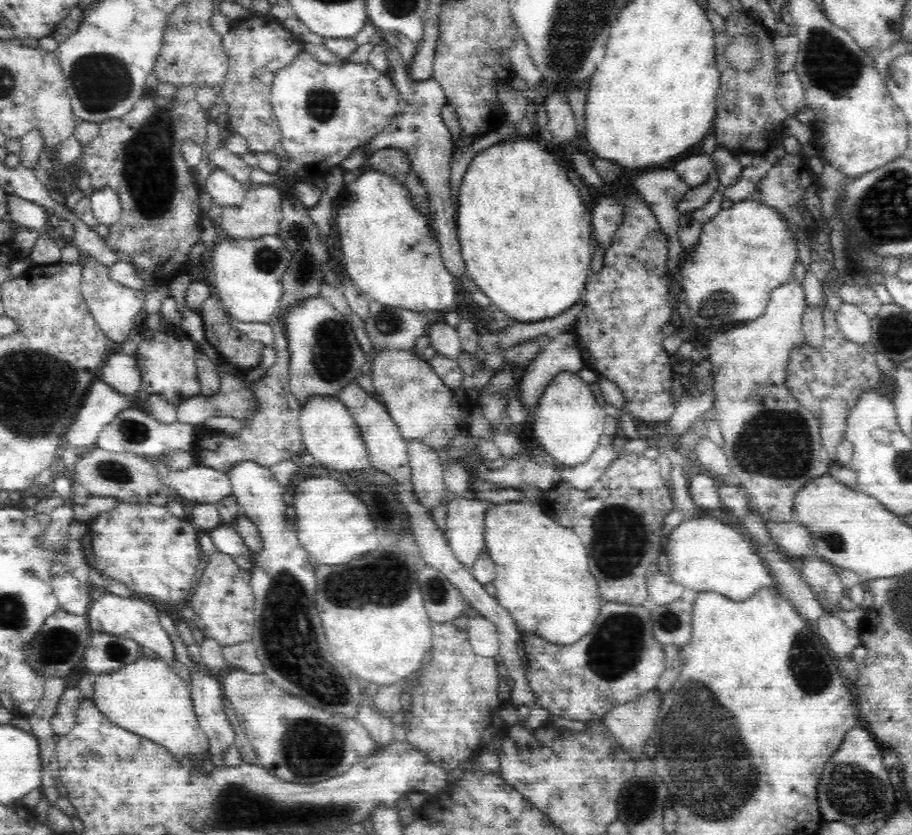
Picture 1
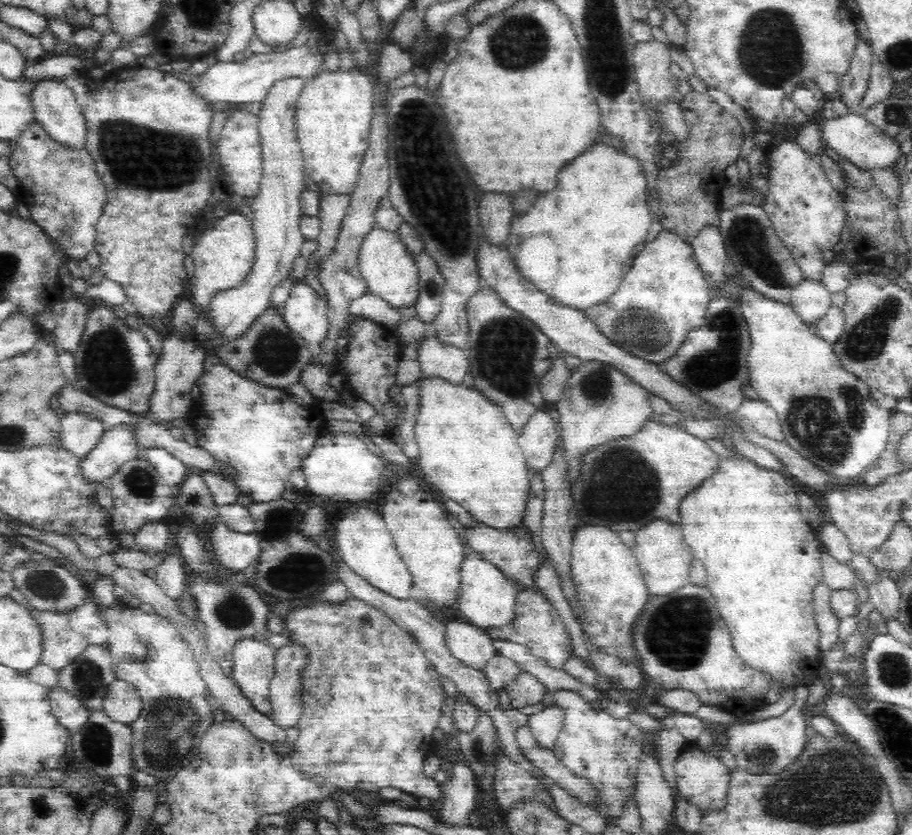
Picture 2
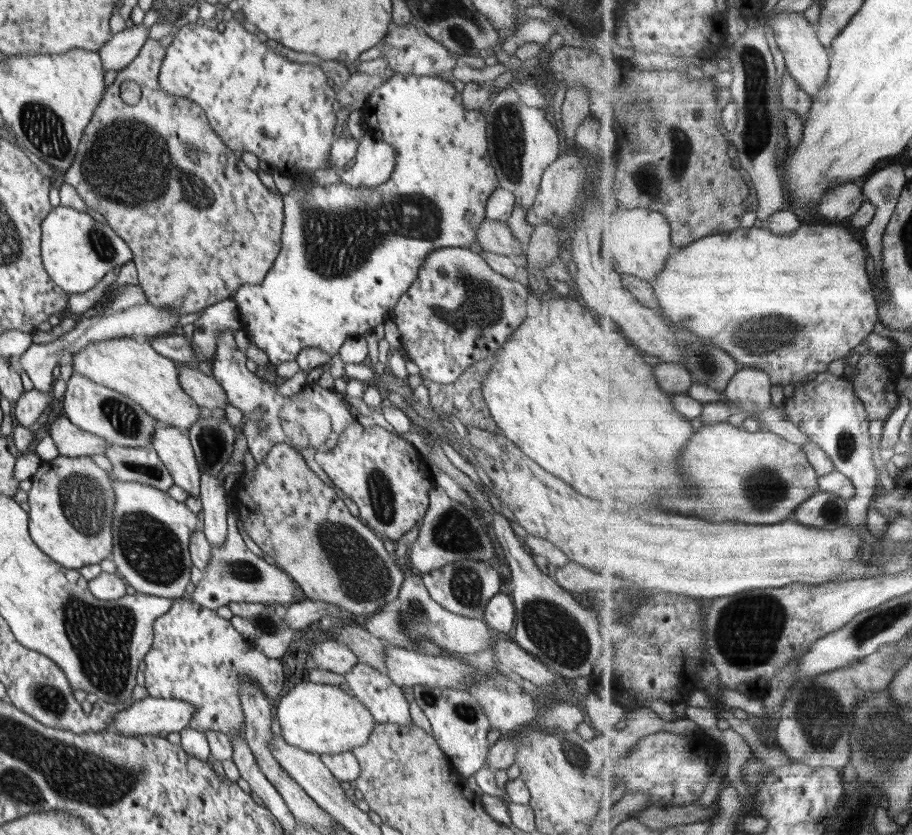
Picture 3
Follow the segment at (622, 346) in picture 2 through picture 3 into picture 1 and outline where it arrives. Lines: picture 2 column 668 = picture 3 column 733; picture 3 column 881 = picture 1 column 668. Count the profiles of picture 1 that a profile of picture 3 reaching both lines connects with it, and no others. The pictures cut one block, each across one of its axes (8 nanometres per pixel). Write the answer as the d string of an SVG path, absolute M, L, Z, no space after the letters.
M749 199L734 202L732 207L716 212L712 218L702 223L696 240L684 248L679 265L680 282L684 290L683 305L679 308L676 302L670 301L667 322L678 330L683 316L694 332L724 326L730 322L745 323L757 319L766 306L769 290L792 271L792 266L798 266L794 244L786 223L780 219L773 206L754 203Z

